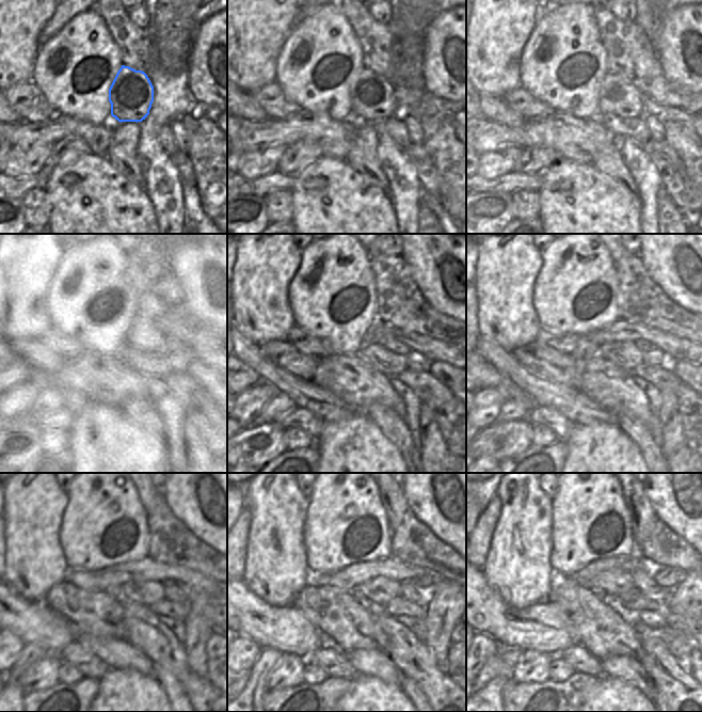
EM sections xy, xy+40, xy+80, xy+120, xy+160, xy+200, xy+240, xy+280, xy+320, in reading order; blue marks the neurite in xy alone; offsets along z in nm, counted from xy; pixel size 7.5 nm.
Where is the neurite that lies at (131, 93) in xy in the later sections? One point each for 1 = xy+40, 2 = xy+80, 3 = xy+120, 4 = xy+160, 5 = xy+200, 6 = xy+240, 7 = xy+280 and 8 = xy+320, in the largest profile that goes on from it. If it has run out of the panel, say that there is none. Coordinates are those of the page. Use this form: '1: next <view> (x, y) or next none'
1: next xy+40 (372, 97)
2: next xy+80 (617, 96)
3: next xy+120 (142, 334)
4: next xy+160 (388, 342)
5: next xy+200 (643, 346)
6: next xy+240 (165, 583)
7: next xy+280 (428, 580)
8: next xy+320 (666, 576)

